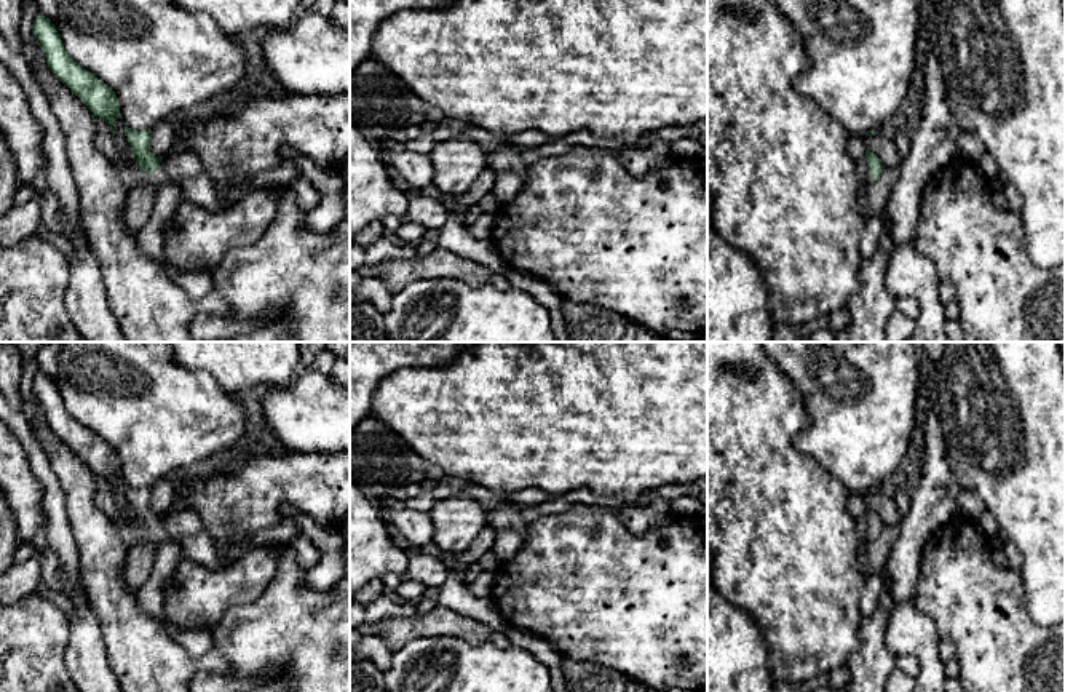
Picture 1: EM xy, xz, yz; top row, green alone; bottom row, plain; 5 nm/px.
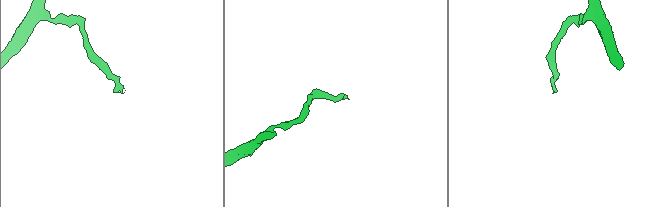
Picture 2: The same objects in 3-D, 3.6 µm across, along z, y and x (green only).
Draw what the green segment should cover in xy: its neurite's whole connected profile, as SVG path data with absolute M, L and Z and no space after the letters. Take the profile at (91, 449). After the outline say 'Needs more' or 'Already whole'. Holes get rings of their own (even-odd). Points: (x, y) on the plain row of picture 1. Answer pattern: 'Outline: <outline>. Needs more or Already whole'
Outline: M38 371L32 388L45 411L48 427L72 447L94 475L102 476L115 494L113 479L123 476L115 451L69 414L56 384L46 374Z. Already whole

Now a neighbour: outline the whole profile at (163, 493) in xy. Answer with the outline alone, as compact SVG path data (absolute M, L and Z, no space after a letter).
M161 478L152 487L150 502L148 502L150 510L163 516L171 508L176 499L176 487L177 487L176 483Z

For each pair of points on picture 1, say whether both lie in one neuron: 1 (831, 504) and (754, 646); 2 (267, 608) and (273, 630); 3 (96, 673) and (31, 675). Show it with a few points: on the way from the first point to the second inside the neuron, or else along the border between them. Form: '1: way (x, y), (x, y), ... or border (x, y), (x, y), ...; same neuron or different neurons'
1: border (735, 604), (760, 630), (770, 668); different neurons
2: way (272, 612), (273, 625); same neuron
3: border (69, 635), (66, 670), (71, 675); different neurons

